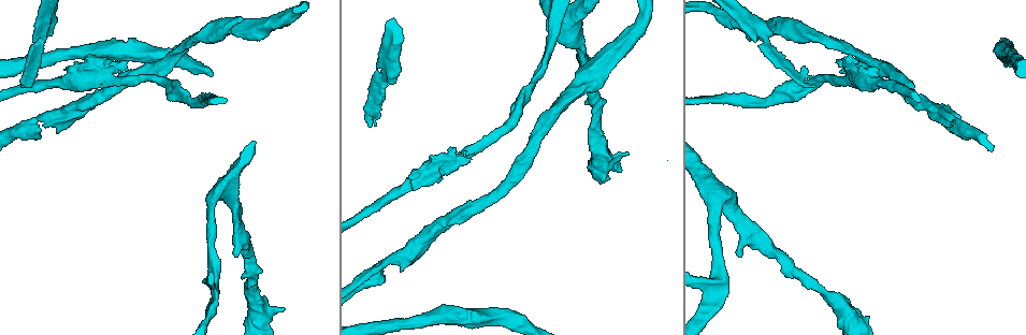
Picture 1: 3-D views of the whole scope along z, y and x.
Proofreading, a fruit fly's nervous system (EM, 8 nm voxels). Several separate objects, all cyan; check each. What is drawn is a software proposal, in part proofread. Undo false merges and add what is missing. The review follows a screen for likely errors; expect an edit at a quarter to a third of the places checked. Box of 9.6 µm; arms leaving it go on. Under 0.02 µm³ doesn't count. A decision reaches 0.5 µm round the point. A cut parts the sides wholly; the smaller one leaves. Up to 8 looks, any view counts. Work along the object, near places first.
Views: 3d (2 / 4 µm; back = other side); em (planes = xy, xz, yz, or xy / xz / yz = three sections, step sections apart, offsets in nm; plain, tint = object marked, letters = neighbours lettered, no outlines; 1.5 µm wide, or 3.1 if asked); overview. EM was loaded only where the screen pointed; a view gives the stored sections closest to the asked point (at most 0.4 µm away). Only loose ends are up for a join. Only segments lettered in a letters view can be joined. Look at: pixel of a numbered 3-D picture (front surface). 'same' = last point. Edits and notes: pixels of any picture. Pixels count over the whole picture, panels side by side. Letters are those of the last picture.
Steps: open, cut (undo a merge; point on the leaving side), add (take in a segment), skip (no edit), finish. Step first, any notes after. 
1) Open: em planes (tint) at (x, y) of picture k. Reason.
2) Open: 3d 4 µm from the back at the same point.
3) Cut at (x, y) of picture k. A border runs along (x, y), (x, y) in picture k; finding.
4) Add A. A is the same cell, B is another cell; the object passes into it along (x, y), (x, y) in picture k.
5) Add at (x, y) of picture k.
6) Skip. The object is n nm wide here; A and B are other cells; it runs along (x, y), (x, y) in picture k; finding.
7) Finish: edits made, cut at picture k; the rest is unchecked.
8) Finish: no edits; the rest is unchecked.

Open: em xy step 8 (tint) at (628, 152) of picture 1. Free end.

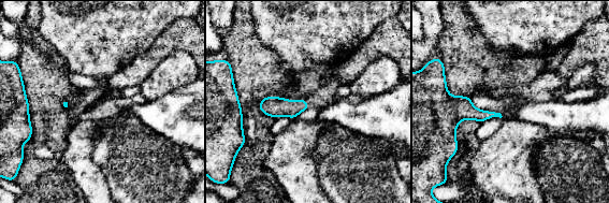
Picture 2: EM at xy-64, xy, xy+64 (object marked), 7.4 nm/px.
Open: em planes (letters) at the same point. Another direction.

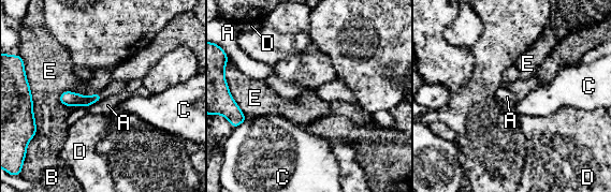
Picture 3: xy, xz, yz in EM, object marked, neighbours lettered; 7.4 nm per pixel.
Skip. A, B, C, D and E are other cells; a border runs along (102, 98), (86, 107) in picture 3; none of them fits.

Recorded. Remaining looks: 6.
Open: 3d 4 µm at (782, 84) of picture 1. Free end.

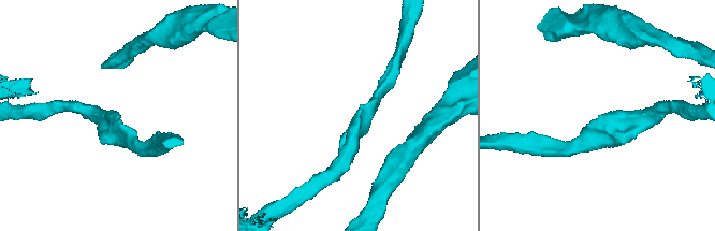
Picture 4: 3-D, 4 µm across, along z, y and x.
Open: em planes (letters) at (358, 118) of picture 4.

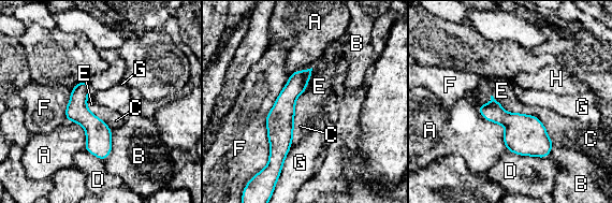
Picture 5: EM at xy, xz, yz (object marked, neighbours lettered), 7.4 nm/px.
Skip. The object is 140 nm wide here; A, B, C, D, E, F, G and H are other cells; it runs along (308, 72), (286, 100), (276, 167) in picture 5; no lettered segment goes on from it.

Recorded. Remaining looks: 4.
Open: 3d 2 µm at (838, 63) of picture 1. Thick end.

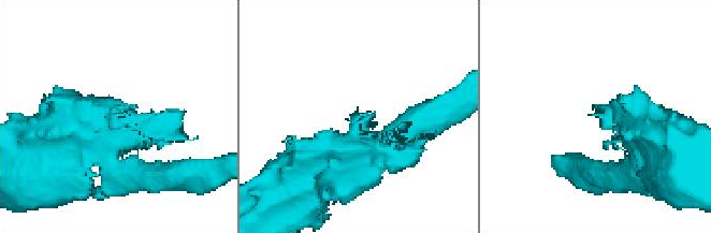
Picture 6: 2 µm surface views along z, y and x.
Open: em planes (letters) at (118, 122) of picture 6.

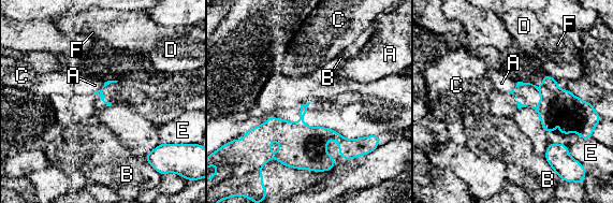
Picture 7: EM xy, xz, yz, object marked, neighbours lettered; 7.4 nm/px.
Skip. A, B, C, D, E and F are other cells; a border runs along (103, 86), (93, 91) in picture 7; no lettered segment goes on from it.

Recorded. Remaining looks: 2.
Finish: no edits; the rest is unchecked.

